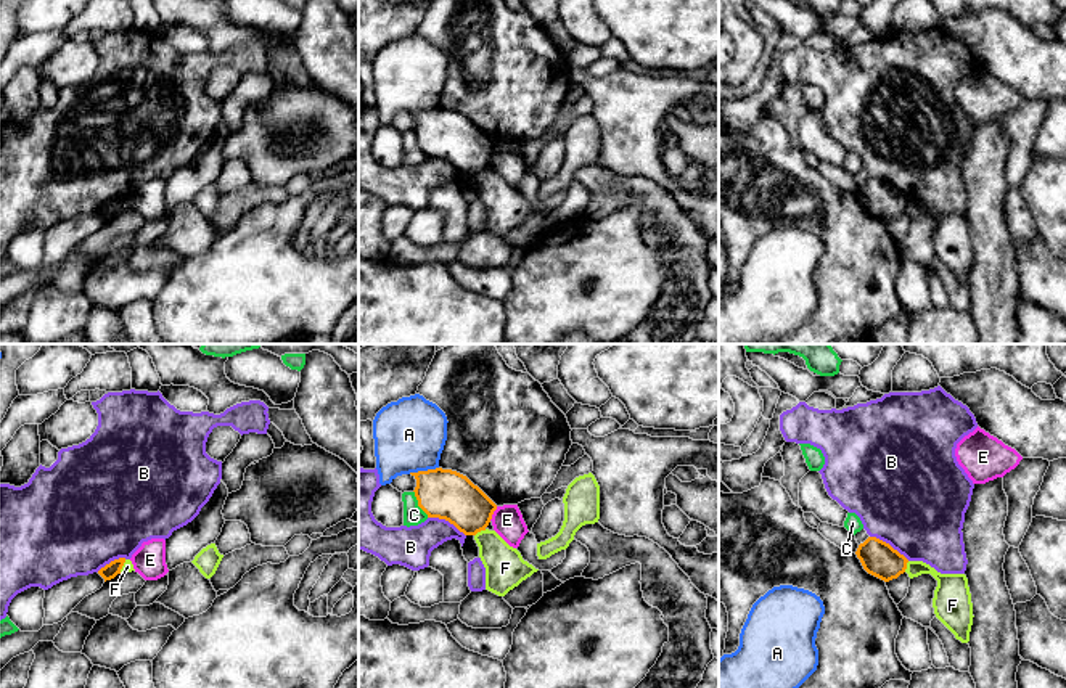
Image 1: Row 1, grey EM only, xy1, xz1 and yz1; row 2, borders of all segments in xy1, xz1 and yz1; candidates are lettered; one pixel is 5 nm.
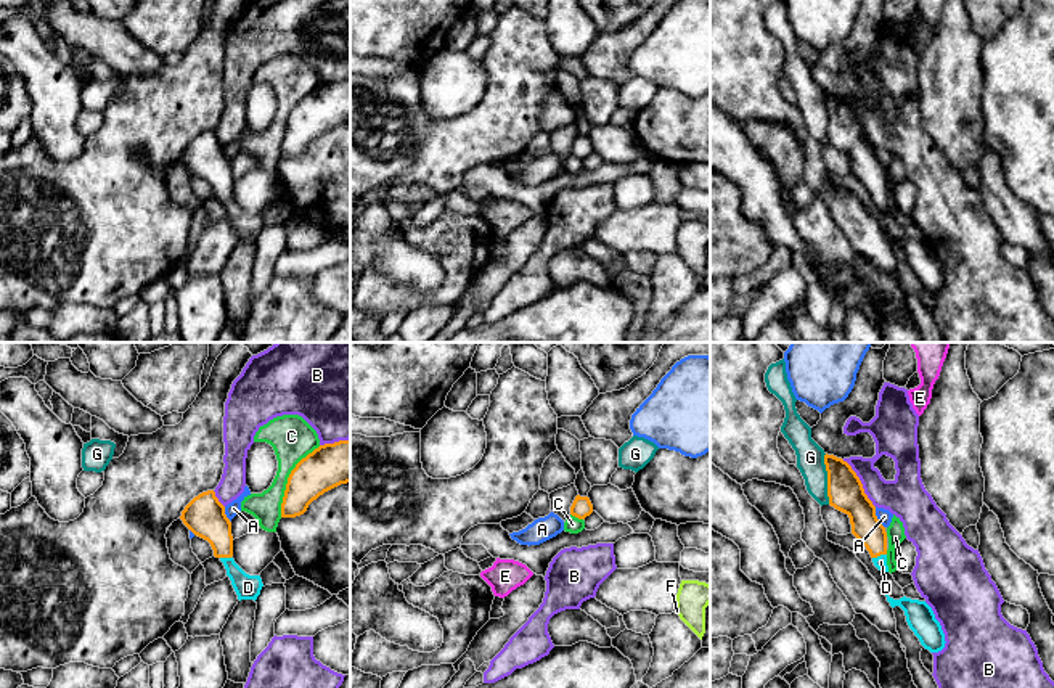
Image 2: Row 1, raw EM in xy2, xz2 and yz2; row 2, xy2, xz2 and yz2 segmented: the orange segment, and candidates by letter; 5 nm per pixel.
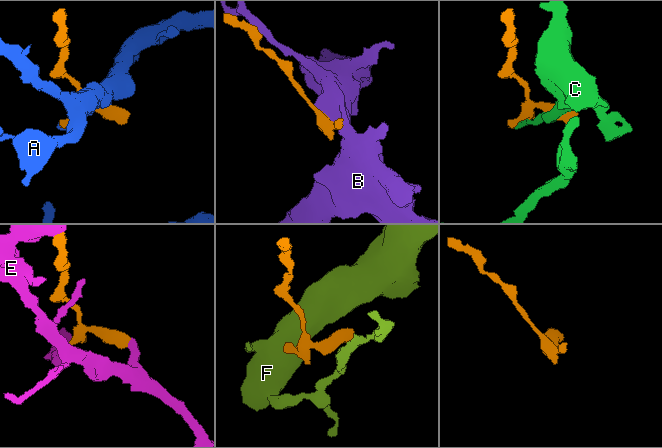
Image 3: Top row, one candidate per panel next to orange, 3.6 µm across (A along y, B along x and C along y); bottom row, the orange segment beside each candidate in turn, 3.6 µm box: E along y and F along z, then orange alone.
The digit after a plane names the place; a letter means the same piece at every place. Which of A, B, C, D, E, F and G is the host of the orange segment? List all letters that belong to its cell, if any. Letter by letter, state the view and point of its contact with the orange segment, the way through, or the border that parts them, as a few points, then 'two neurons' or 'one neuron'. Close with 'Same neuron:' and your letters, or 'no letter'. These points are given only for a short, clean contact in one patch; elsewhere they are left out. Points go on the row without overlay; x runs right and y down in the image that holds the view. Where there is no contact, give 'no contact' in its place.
A: contact xz1 (423, 111); two neurons
B: contact yz2 (860, 122); two neurons
C: contact xy2 (288, 119); two neurons
D: contact yz2 (879, 195); way yz2 (866, 167), (874, 177), (879, 195), (881, 201); one neuron
E: contact xz1 (492, 153); two neurons
F: contact xz1 (479, 171); border xz1 (486, 169), (475, 176); two neurons
G: contact yz2 (828, 119); two neurons
Same neuron: D

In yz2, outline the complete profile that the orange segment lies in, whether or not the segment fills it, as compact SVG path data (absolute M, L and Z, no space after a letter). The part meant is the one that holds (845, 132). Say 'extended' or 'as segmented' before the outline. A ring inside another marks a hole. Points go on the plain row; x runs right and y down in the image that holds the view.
extended | M824 95L829 145L850 158L852 174L866 186L874 206L889 212L887 172L876 156L876 146L864 133L852 106L834 95Z

